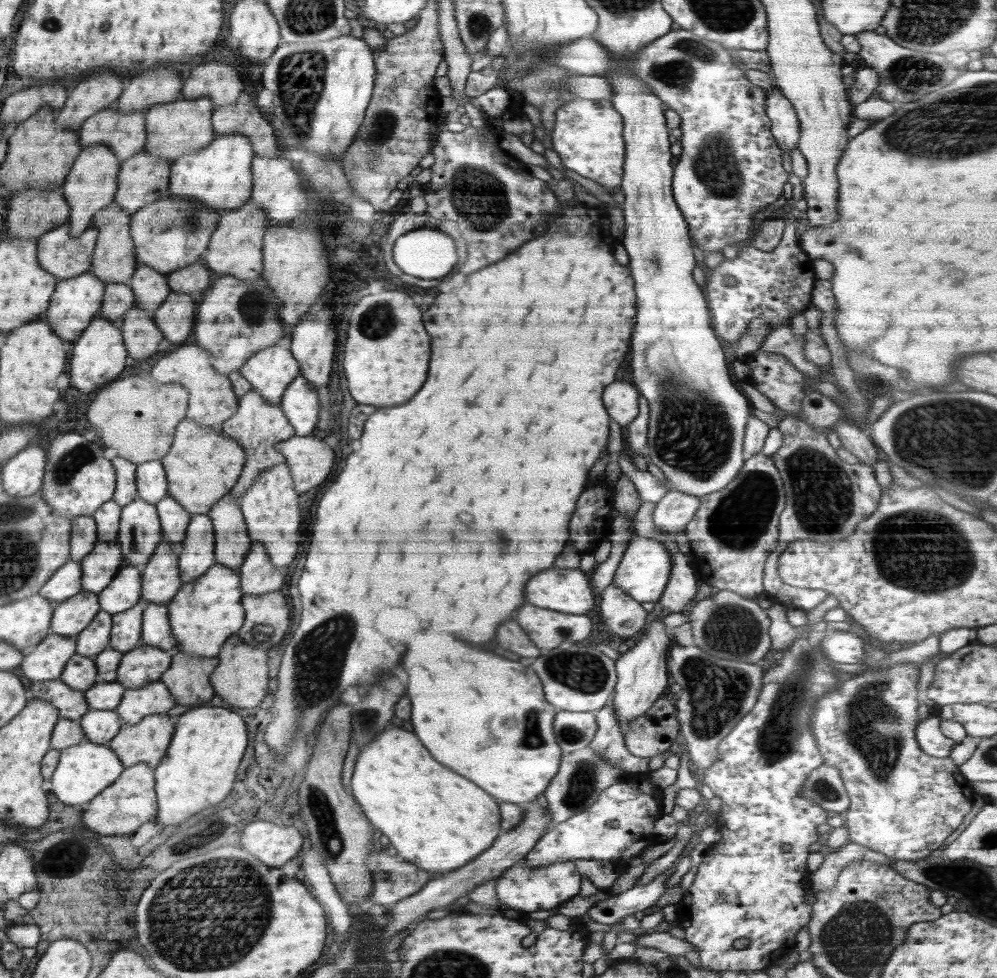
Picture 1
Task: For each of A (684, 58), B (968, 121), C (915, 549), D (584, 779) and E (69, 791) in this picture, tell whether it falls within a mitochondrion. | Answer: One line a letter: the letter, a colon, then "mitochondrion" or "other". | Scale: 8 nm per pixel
A: mitochondrion
B: mitochondrion
C: mitochondrion
D: mitochondrion
E: other

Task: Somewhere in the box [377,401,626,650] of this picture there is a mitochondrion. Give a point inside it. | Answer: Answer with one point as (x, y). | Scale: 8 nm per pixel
(561, 633)

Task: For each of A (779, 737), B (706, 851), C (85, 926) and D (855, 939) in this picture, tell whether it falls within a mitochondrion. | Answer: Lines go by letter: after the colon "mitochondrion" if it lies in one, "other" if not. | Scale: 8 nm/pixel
A: mitochondrion
B: other
C: other
D: mitochondrion

